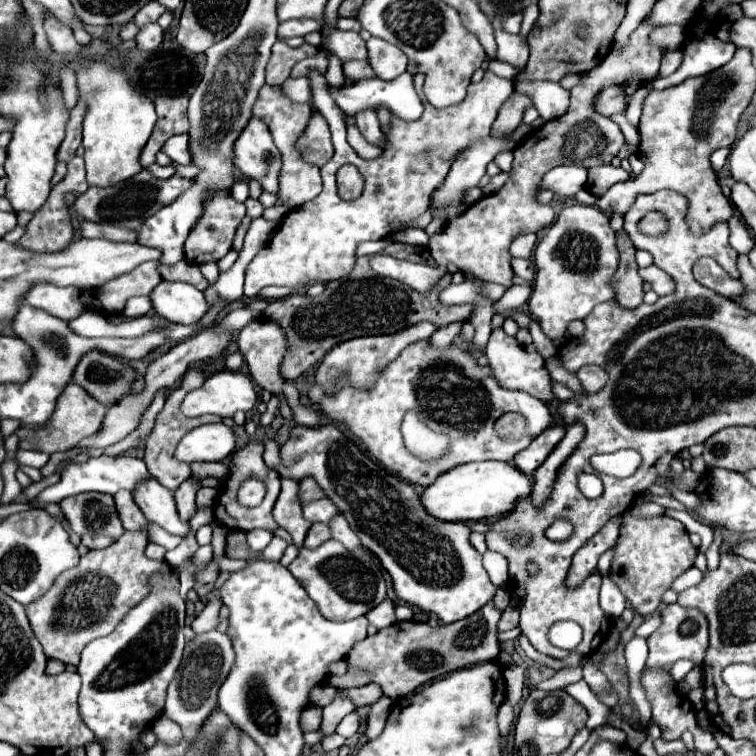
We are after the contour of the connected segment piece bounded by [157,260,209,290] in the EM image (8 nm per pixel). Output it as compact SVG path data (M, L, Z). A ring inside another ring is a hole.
M181 260L181 262L173 264L173 266L159 264L157 270L159 270L163 280L181 280L181 282L193 284L199 290L205 290L209 286L205 276L201 276L201 270L197 268L197 264L189 264L187 260Z

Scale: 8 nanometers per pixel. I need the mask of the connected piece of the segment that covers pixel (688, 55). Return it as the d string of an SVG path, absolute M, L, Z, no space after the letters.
M711 29L709 30L709 34L704 34L699 38L689 36L687 42L683 44L683 52L685 52L685 56L683 56L681 66L679 66L671 76L665 76L665 78L655 80L655 82L651 84L651 88L653 88L653 90L663 90L663 88L669 88L669 86L677 86L677 84L681 84L681 82L687 80L687 78L697 78L697 76L703 76L713 72L713 70L725 66L725 64L733 58L735 51L736 47L733 46L733 44L722 42L719 38L713 36L713 34L711 34Z

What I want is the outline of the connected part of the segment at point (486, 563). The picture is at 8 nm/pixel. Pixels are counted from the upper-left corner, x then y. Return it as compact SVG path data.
M485 552L483 554L483 568L487 570L489 578L493 584L501 586L509 580L509 574L507 574L507 560L503 554L497 554L497 552Z

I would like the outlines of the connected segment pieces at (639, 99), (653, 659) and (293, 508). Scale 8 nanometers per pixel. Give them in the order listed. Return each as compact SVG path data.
M644 85L639 87L630 98L625 111L625 116L634 127L637 127L639 124L643 103L649 92L651 92L651 88L647 85Z
M667 604L661 610L661 624L647 638L647 644L649 644L649 658L645 666L649 670L669 672L671 666L681 658L689 658L697 666L701 666L705 650L707 650L707 620L695 608L681 608L679 604Z
M281 480L281 494L275 502L273 518L281 528L285 528L291 534L293 544L301 548L307 536L307 530L311 528L311 522L305 520L301 514L297 490L299 490L299 484L295 480Z

